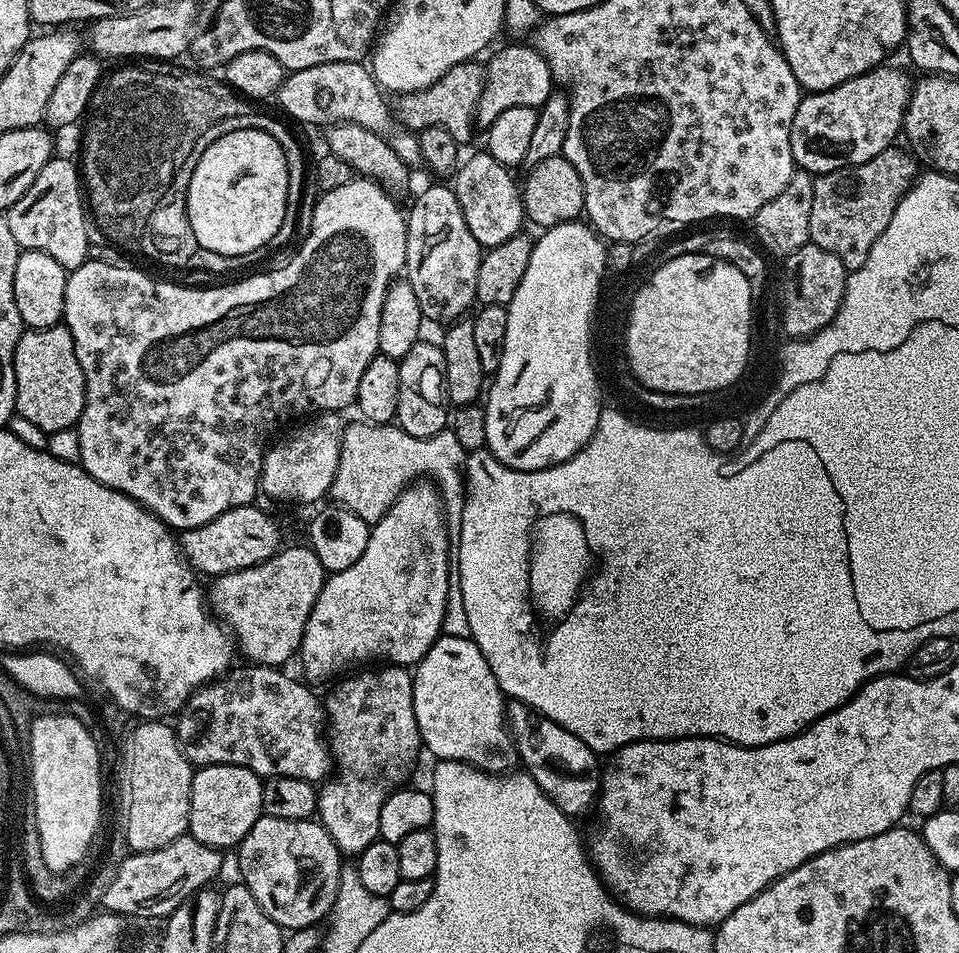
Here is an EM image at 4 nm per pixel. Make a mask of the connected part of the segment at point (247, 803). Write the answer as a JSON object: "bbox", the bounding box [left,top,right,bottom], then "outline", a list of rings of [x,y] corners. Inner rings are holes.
{"bbox":[187,764,264,850],"outline":[[[211,764],[205,768],[197,767],[192,773],[192,789],[190,790],[190,814],[188,815],[187,835],[195,838],[211,848],[221,850],[235,849],[250,834],[254,822],[258,822],[264,811],[262,806],[262,790],[264,789],[261,777],[249,768],[230,766],[229,764]]]}

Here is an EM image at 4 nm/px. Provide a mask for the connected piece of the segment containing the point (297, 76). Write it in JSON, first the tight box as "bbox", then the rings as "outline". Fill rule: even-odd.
{"bbox":[276,60,423,168],"outline":[[[353,60],[322,63],[291,71],[276,95],[283,110],[294,119],[322,127],[342,123],[364,126],[382,137],[409,168],[419,167],[423,163],[419,137],[415,131],[401,126],[397,121],[390,122],[392,108],[385,99],[387,97],[373,78],[371,69],[365,63]]]}

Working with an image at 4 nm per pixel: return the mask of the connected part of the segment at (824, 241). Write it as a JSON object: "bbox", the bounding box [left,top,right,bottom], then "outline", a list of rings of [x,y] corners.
{"bbox":[810,146,918,270],"outline":[[[893,146],[874,154],[870,162],[862,162],[853,168],[839,168],[816,176],[814,202],[810,209],[810,241],[822,250],[834,254],[850,270],[863,268],[869,259],[870,248],[880,243],[882,230],[890,226],[894,210],[904,202],[904,195],[911,190],[918,175],[918,161],[911,151]]]}

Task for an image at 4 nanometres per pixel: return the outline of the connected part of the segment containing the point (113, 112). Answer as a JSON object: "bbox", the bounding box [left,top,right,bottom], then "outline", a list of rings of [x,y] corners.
{"bbox":[78,58,250,248],"outline":[[[155,58],[143,62],[128,62],[116,66],[112,73],[104,74],[89,100],[86,119],[83,121],[84,141],[80,144],[78,171],[86,189],[86,204],[91,219],[96,220],[108,244],[120,248],[132,248],[145,239],[148,219],[154,214],[157,200],[128,200],[128,192],[152,192],[169,179],[179,164],[192,159],[189,149],[200,132],[211,133],[215,124],[244,116],[250,107],[223,79],[203,76],[188,68],[179,68],[179,63]]]}

